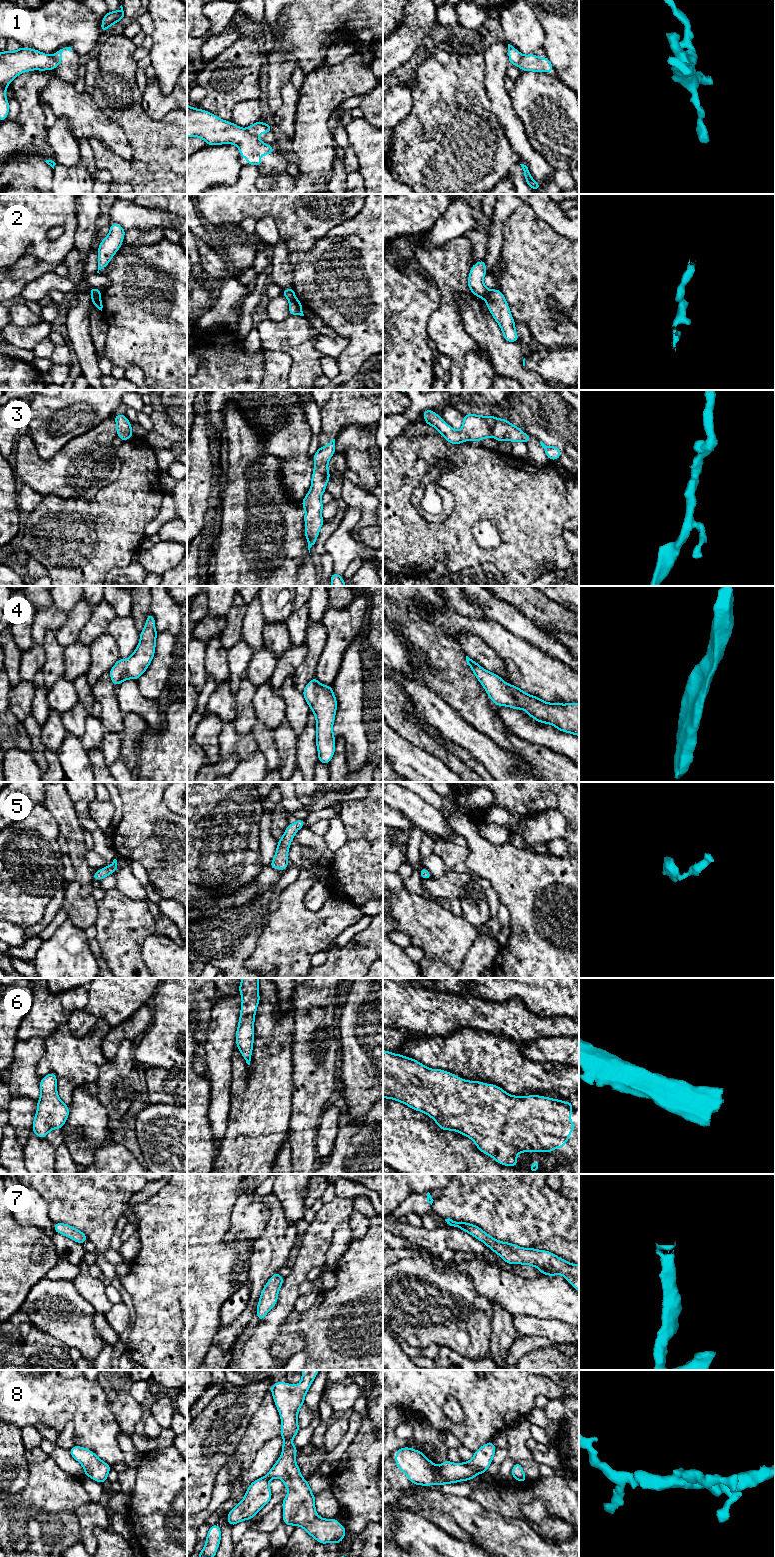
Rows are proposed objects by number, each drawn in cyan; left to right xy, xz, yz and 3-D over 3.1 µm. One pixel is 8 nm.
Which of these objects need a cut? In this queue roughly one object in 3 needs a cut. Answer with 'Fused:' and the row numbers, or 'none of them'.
Fused: 1, 2

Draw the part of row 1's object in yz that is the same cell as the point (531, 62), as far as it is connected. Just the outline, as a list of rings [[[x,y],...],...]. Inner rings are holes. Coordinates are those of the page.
[[[535,54],[522,55],[518,66],[522,71],[546,72],[553,71],[553,66],[549,58],[541,58]]]

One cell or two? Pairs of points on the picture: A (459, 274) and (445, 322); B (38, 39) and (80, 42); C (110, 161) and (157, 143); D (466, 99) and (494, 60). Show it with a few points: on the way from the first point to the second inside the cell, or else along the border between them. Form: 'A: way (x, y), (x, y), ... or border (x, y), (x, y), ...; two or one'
A: way (449, 286), (448, 310); one
B: way (48, 38), (70, 38); one
C: way (122, 166), (137, 166), (148, 155); one
D: border (483, 53), (484, 87), (488, 95); two

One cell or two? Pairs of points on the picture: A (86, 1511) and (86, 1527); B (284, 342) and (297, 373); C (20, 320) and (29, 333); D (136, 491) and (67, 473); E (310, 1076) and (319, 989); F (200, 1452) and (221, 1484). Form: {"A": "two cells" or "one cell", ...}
{"A": "one cell", "B": "one cell", "C": "two cells", "D": "two cells", "E": "one cell", "F": "two cells"}

